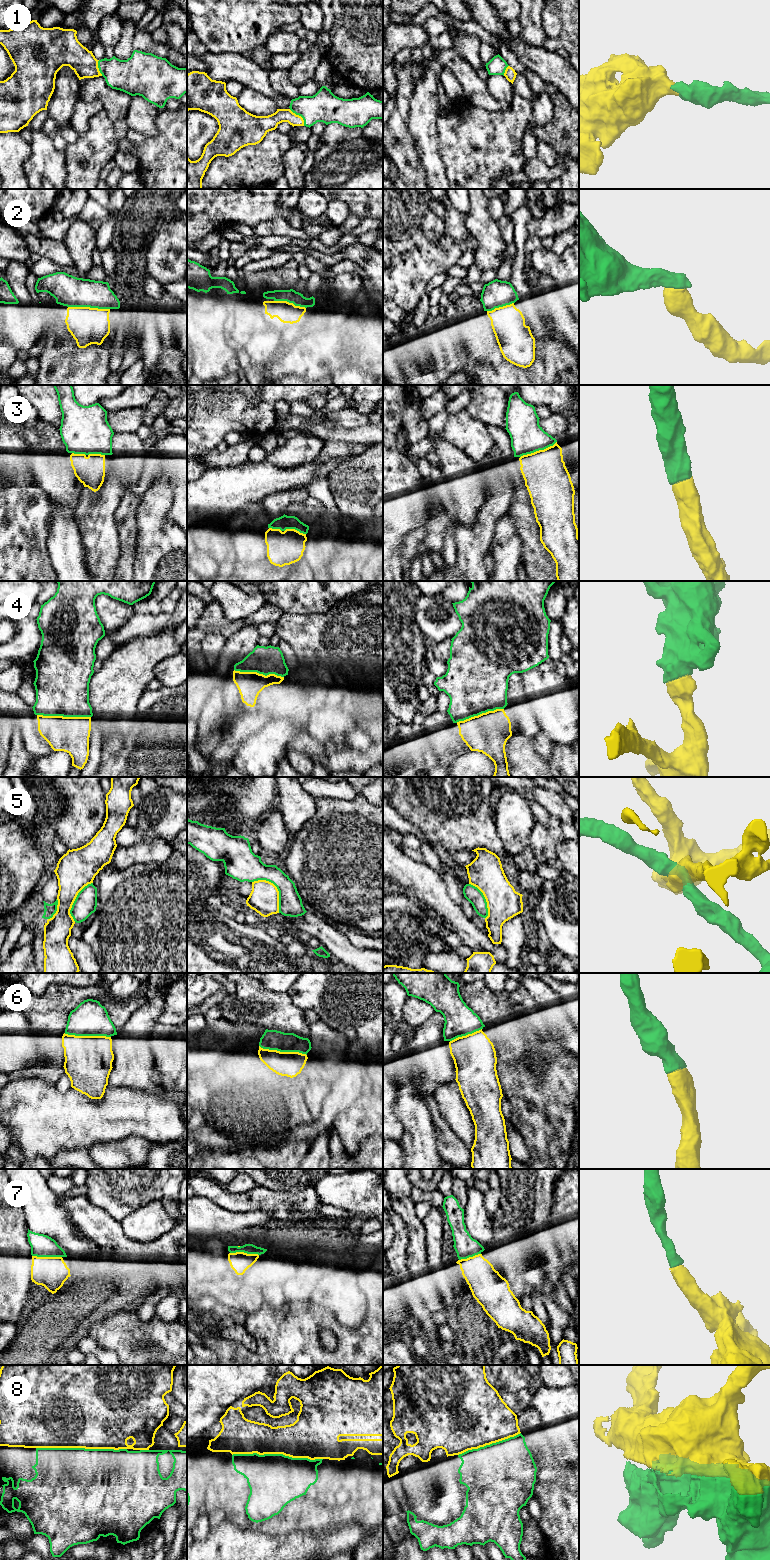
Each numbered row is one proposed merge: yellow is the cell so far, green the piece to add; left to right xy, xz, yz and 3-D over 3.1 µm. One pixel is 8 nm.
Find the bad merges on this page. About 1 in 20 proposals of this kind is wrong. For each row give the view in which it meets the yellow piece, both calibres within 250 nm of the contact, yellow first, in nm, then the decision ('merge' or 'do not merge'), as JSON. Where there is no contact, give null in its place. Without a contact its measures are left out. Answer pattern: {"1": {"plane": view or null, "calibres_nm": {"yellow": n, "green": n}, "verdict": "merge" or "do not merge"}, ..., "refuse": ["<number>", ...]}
{"1": {"plane": "xz", "calibres_nm": {"yellow": 130, "green": 240}, "verdict": "merge"}, "2": {"plane": "xy", "calibres_nm": {"yellow": 300, "green": 240}, "verdict": "merge"}, "3": {"plane": "yz", "calibres_nm": {"yellow": 360, "green": 260}, "verdict": "merge"}, "4": {"plane": "xy", "calibres_nm": {"yellow": 280, "green": 440}, "verdict": "merge"}, "5": {"plane": "xz", "calibres_nm": {"yellow": 240, "green": 190}, "verdict": "do not merge"}, "6": {"plane": "xz", "calibres_nm": {"yellow": 200, "green": 160}, "verdict": "merge"}, "7": {"plane": "xy", "calibres_nm": {"yellow": 260, "green": 180}, "verdict": "merge"}, "8": {"plane": "xy", "calibres_nm": {"yellow": 500, "green": 500}, "verdict": "merge"}, "refuse": ["5"]}

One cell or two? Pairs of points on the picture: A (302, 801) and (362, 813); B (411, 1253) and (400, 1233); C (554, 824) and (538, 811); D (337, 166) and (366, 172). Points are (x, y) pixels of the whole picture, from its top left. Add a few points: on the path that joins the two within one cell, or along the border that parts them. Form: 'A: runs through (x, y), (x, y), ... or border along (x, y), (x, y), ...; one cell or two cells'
A: border along (315, 798), (315, 813), (303, 824); two cells
B: border along (404, 1222), (407, 1228), (407, 1269); two cells
C: runs through (550, 823), (542, 815); one cell
D: runs through (344, 172), (359, 172); one cell

